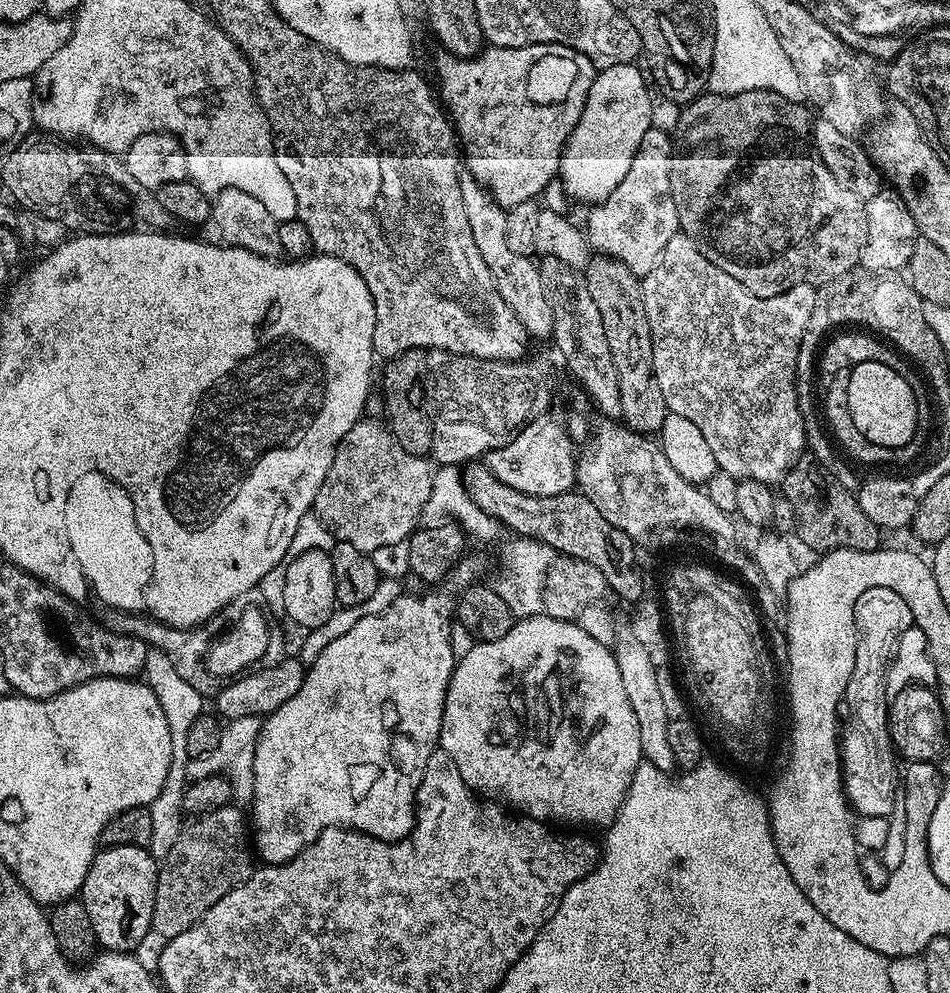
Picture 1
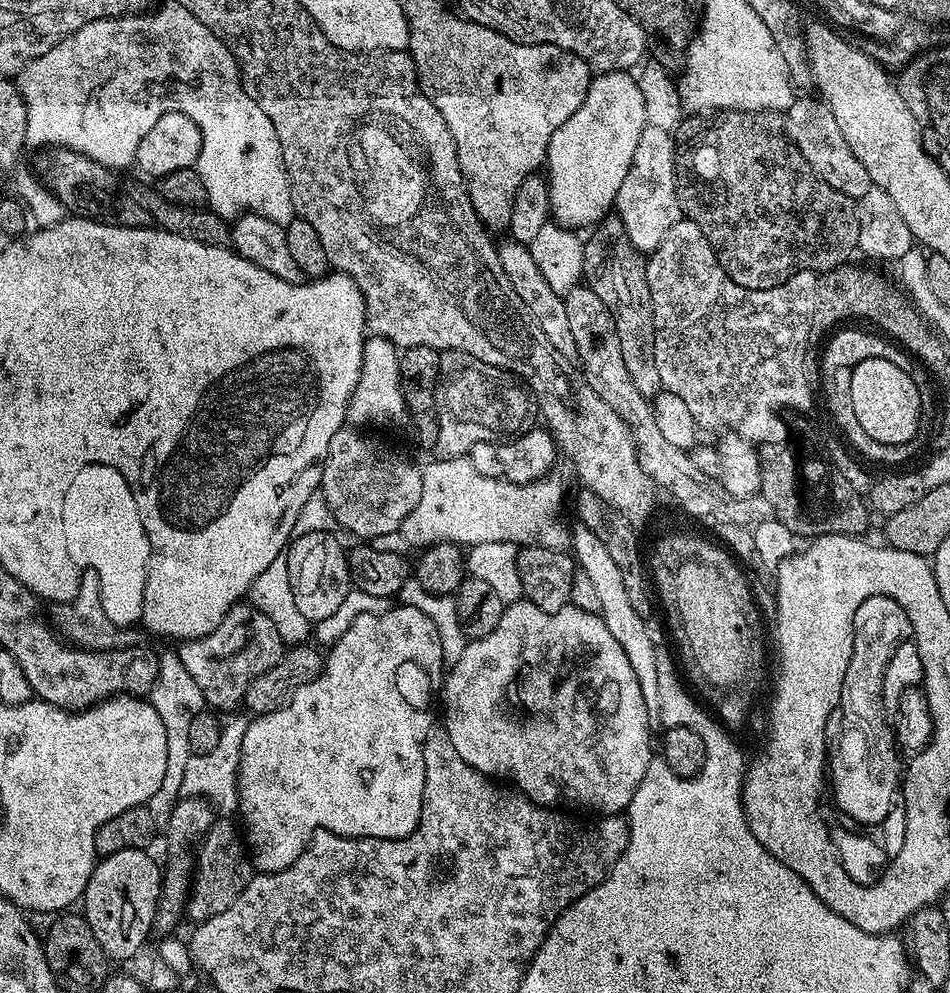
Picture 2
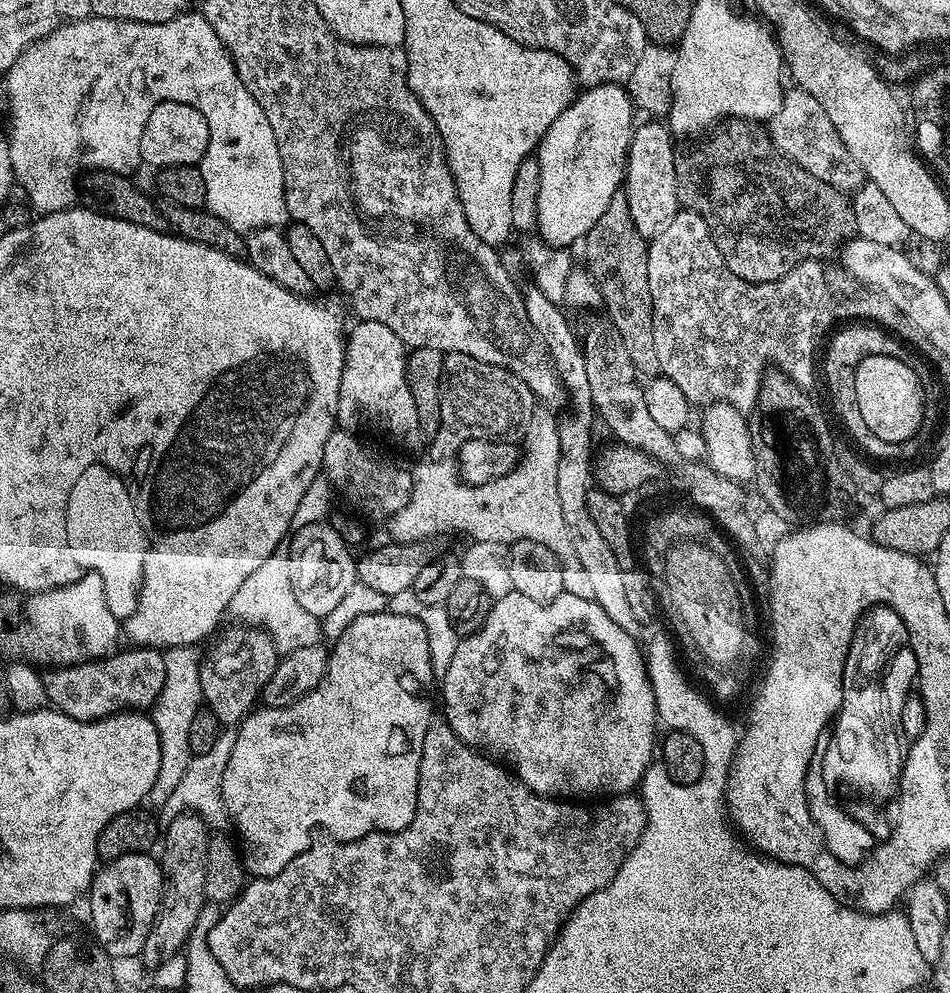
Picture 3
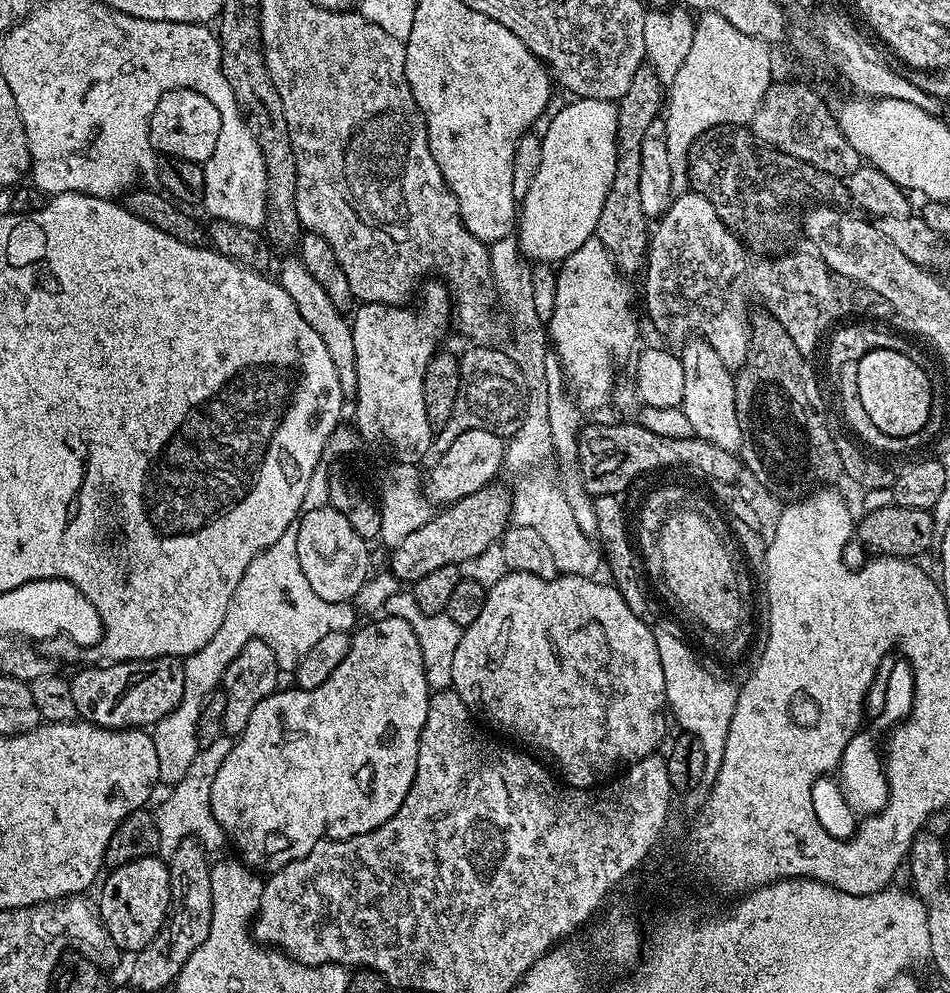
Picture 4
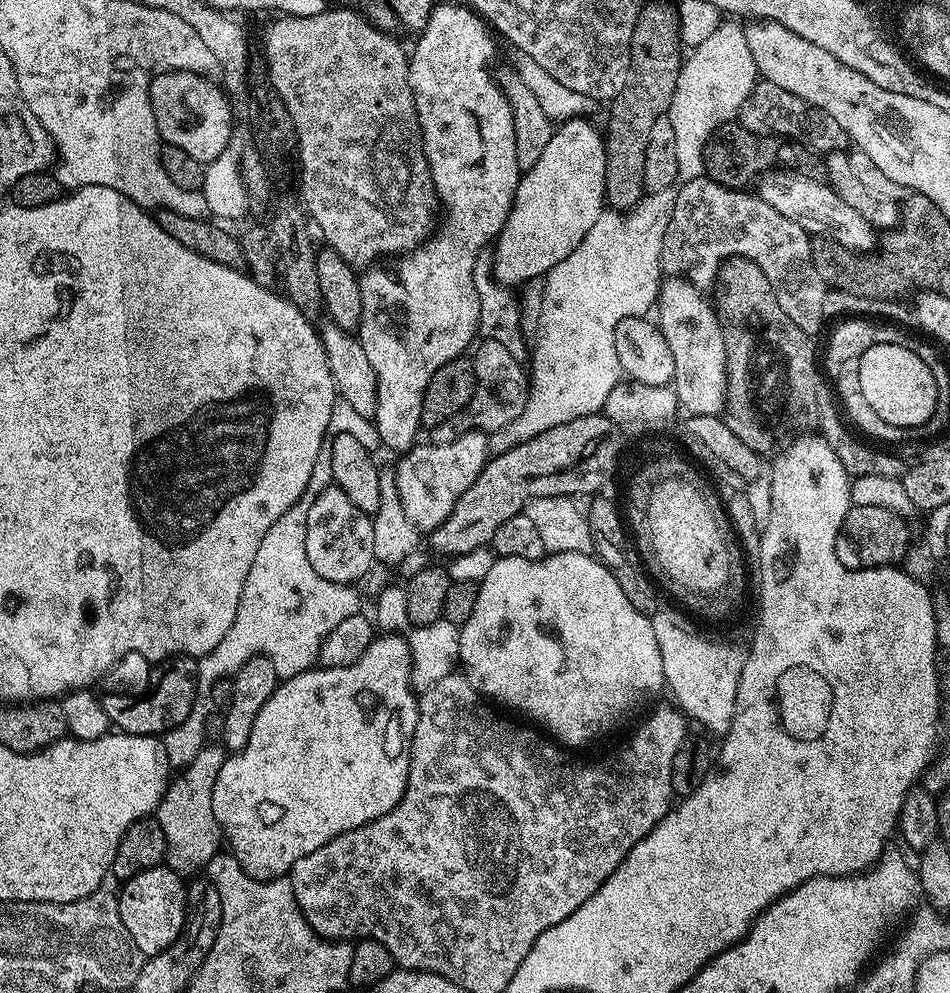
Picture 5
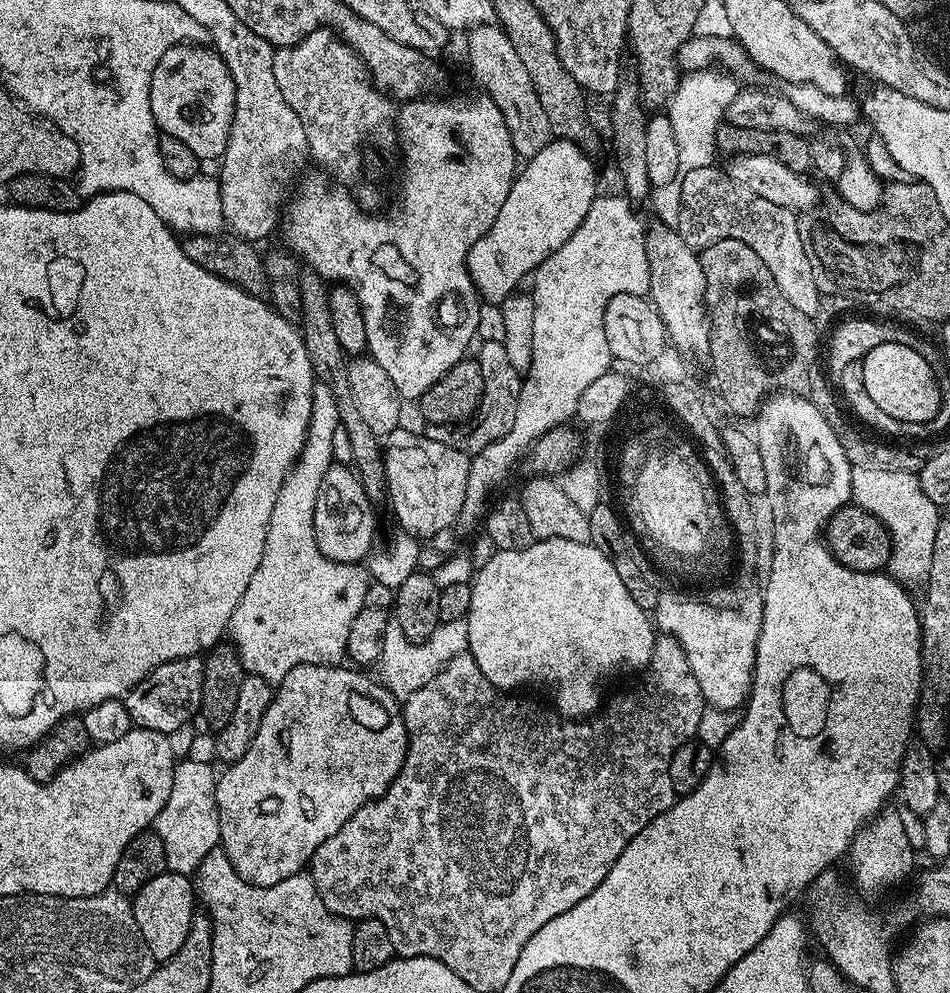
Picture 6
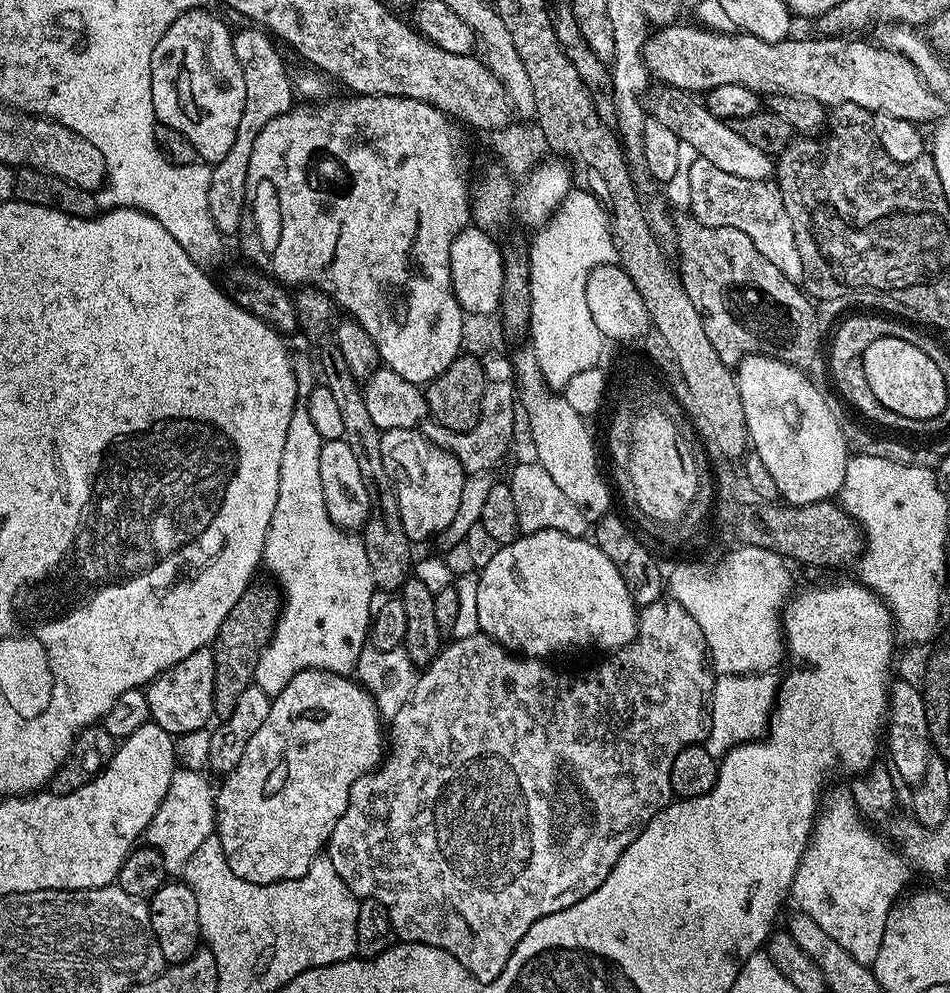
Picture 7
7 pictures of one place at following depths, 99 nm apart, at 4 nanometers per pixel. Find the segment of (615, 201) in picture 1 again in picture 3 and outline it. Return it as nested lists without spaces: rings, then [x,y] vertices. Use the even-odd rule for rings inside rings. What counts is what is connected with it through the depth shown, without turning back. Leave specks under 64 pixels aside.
[[[656,118],[645,119],[645,124],[637,123],[632,130],[632,141],[628,147],[628,166],[624,169],[624,182],[622,190],[626,194],[626,202],[630,206],[630,218],[634,218],[634,226],[638,234],[645,238],[657,236],[676,213],[681,211],[680,199],[678,198],[678,186],[676,185],[676,154],[677,145],[674,146],[674,137],[668,131],[667,123]]]

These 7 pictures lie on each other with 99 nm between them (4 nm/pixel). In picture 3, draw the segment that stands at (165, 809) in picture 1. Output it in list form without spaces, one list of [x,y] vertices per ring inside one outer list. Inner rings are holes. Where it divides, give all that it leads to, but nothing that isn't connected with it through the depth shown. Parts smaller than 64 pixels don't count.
[[[195,647],[170,648],[164,652],[166,662],[166,682],[162,686],[162,694],[158,694],[156,703],[150,709],[154,726],[158,730],[158,742],[162,750],[162,762],[158,766],[158,778],[154,778],[154,786],[150,790],[148,800],[162,806],[170,794],[174,794],[182,774],[186,774],[186,766],[192,761],[190,750],[190,722],[194,714],[198,714],[204,704],[202,682],[200,681],[201,653]]]

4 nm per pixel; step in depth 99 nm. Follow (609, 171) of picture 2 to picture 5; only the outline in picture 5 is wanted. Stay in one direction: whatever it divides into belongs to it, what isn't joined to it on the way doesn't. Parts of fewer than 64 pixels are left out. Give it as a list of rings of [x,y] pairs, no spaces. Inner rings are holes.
[[[568,120],[552,133],[546,150],[538,162],[523,173],[514,194],[514,202],[506,224],[526,226],[524,231],[524,277],[543,277],[569,249],[564,245],[564,216],[580,216],[581,225],[587,226],[605,211],[606,154],[605,137],[588,120]]]

